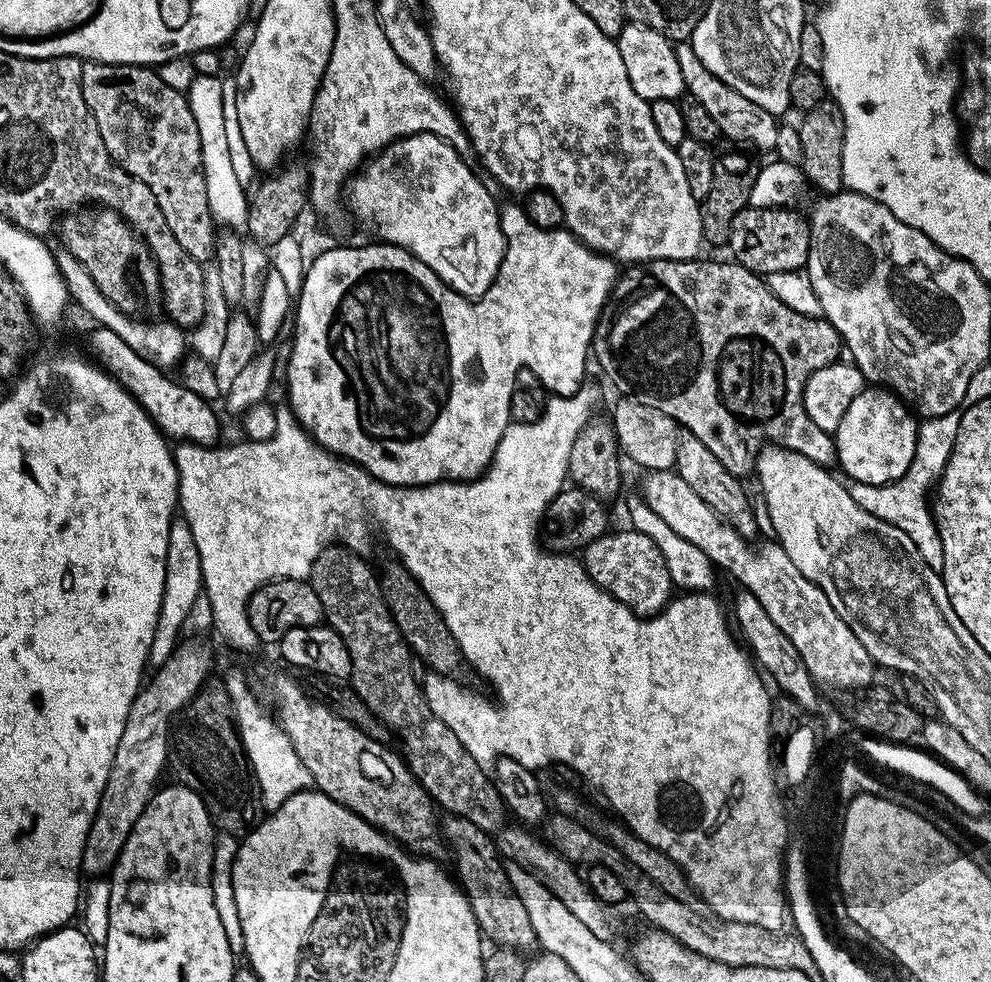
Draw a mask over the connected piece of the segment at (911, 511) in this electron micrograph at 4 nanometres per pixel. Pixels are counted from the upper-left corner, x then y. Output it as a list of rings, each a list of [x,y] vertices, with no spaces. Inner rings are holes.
[[[947,412],[941,416],[929,416],[919,421],[916,430],[916,453],[902,478],[891,484],[857,484],[851,485],[850,491],[854,502],[862,506],[862,510],[870,510],[882,522],[890,522],[890,526],[898,526],[918,546],[918,554],[922,554],[922,562],[937,570],[944,567],[942,542],[936,529],[936,517],[930,507],[930,489],[939,481],[944,473],[946,462],[954,450],[954,442],[958,438],[960,412]]]

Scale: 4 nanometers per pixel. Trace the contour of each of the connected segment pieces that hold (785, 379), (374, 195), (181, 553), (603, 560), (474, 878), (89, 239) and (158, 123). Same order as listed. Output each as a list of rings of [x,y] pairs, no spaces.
[[[646,260],[631,265],[629,272],[619,273],[616,285],[612,287],[612,293],[600,312],[600,318],[596,322],[596,332],[592,335],[591,351],[594,360],[604,367],[608,380],[621,388],[621,393],[627,394],[641,400],[646,406],[654,406],[654,410],[662,410],[662,414],[671,416],[681,429],[686,430],[687,435],[698,438],[698,442],[704,443],[710,454],[730,470],[738,478],[751,473],[756,466],[756,455],[760,449],[769,444],[788,448],[791,452],[802,454],[810,458],[810,462],[832,466],[837,463],[836,441],[826,430],[818,430],[814,422],[810,422],[810,414],[804,409],[804,387],[806,382],[818,370],[822,370],[828,364],[837,363],[842,356],[842,341],[838,330],[830,321],[820,316],[807,316],[798,314],[798,310],[790,310],[786,302],[774,298],[767,283],[757,273],[751,272],[738,263],[727,262],[723,264],[720,260]]]
[[[432,132],[403,136],[387,144],[351,177],[346,188],[346,200],[348,196],[348,208],[358,219],[376,227],[380,235],[377,237],[383,243],[408,249],[461,296],[475,298],[490,290],[502,266],[506,228],[500,225],[500,212],[496,209],[491,190],[472,173],[471,166],[460,156],[463,155],[453,144],[447,144]]]
[[[183,518],[173,519],[166,550],[166,586],[162,594],[158,622],[154,626],[154,638],[150,642],[148,651],[149,669],[162,667],[176,651],[178,641],[181,639],[182,622],[186,622],[186,614],[190,614],[194,606],[194,598],[198,598],[203,587],[202,562],[198,558],[198,546],[194,546],[194,534],[190,534],[190,526]]]
[[[635,530],[628,532],[609,531],[596,540],[591,540],[582,549],[582,563],[593,584],[609,592],[641,618],[655,616],[674,596],[674,585],[662,550],[646,536]]]
[[[451,814],[441,819],[440,830],[443,839],[452,848],[457,872],[455,875],[474,911],[481,935],[495,947],[514,949],[521,954],[535,951],[538,946],[537,936],[522,901],[510,884],[495,839],[469,819]]]
[[[99,206],[77,208],[58,220],[63,251],[72,256],[94,278],[94,286],[108,301],[133,318],[156,318],[161,315],[164,295],[158,266],[146,242],[114,210]]]
[[[90,60],[84,64],[82,70],[82,98],[86,98],[86,106],[90,106],[90,114],[94,114],[94,122],[98,122],[98,130],[102,134],[102,142],[106,146],[108,153],[112,155],[118,167],[129,172],[138,182],[146,182],[150,186],[150,194],[154,194],[158,201],[158,210],[162,210],[166,218],[166,226],[174,233],[174,239],[182,245],[182,250],[194,258],[201,266],[208,266],[216,259],[216,237],[218,235],[218,222],[212,217],[210,210],[210,198],[206,198],[206,174],[202,166],[202,141],[198,139],[198,125],[194,122],[194,114],[190,114],[187,95],[183,91],[175,89],[164,83],[159,77],[157,69],[152,66],[142,64],[103,64],[101,60]]]

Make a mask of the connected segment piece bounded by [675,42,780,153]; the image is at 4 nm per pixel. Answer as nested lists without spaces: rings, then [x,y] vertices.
[[[677,43],[675,49],[678,64],[682,66],[682,76],[687,95],[698,101],[710,113],[710,118],[714,118],[714,126],[718,126],[721,137],[725,141],[727,139],[733,140],[736,143],[733,145],[736,146],[749,144],[750,147],[757,148],[760,152],[771,153],[778,142],[780,124],[777,117],[771,116],[766,110],[762,110],[762,106],[750,102],[750,98],[742,98],[742,94],[738,94],[738,90],[726,86],[726,82],[722,82],[722,78],[710,74],[710,70],[706,70],[706,66],[702,66],[698,54],[694,54],[691,43]]]

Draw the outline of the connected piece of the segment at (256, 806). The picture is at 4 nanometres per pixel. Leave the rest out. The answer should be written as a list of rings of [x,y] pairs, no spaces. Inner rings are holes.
[[[215,678],[209,679],[205,687],[201,688],[197,692],[196,697],[188,703],[185,708],[180,709],[178,715],[174,720],[174,727],[170,732],[170,739],[168,741],[168,764],[170,768],[173,768],[176,771],[175,779],[179,783],[183,784],[184,787],[194,790],[194,794],[198,794],[198,798],[202,798],[202,802],[206,806],[208,811],[208,817],[212,820],[213,825],[220,832],[230,832],[233,834],[247,834],[260,823],[262,819],[262,805],[260,803],[260,787],[256,785],[256,778],[252,774],[252,769],[248,763],[248,758],[244,754],[244,745],[240,742],[240,733],[233,720],[233,706],[232,701],[228,695],[227,687],[222,686]]]

